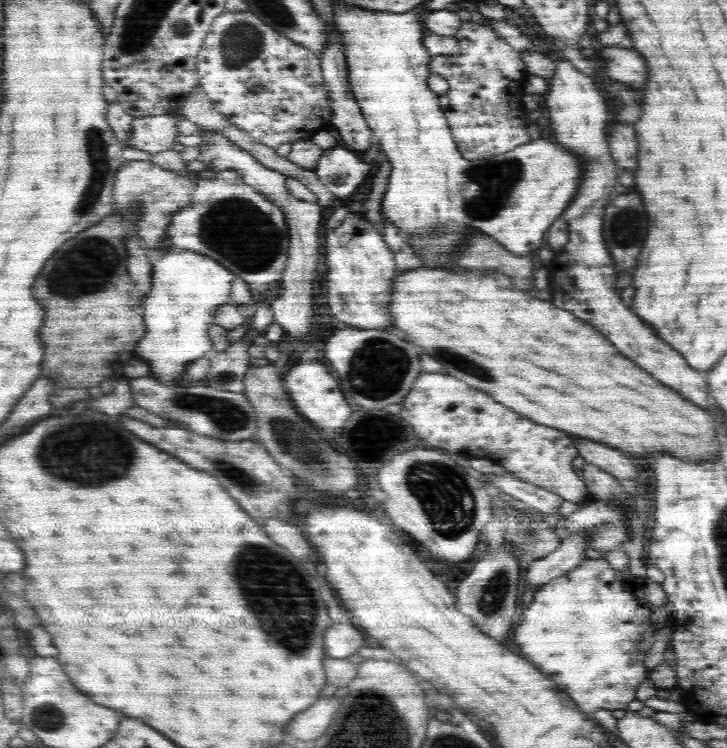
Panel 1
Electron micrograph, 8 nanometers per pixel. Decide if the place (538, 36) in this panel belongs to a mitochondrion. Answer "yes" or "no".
no

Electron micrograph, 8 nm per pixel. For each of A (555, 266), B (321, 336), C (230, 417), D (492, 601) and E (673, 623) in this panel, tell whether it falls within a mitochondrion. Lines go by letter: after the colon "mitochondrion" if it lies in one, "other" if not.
A: other
B: other
C: mitochondrion
D: mitochondrion
E: other

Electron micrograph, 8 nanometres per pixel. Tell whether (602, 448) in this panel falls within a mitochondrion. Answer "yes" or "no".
no

